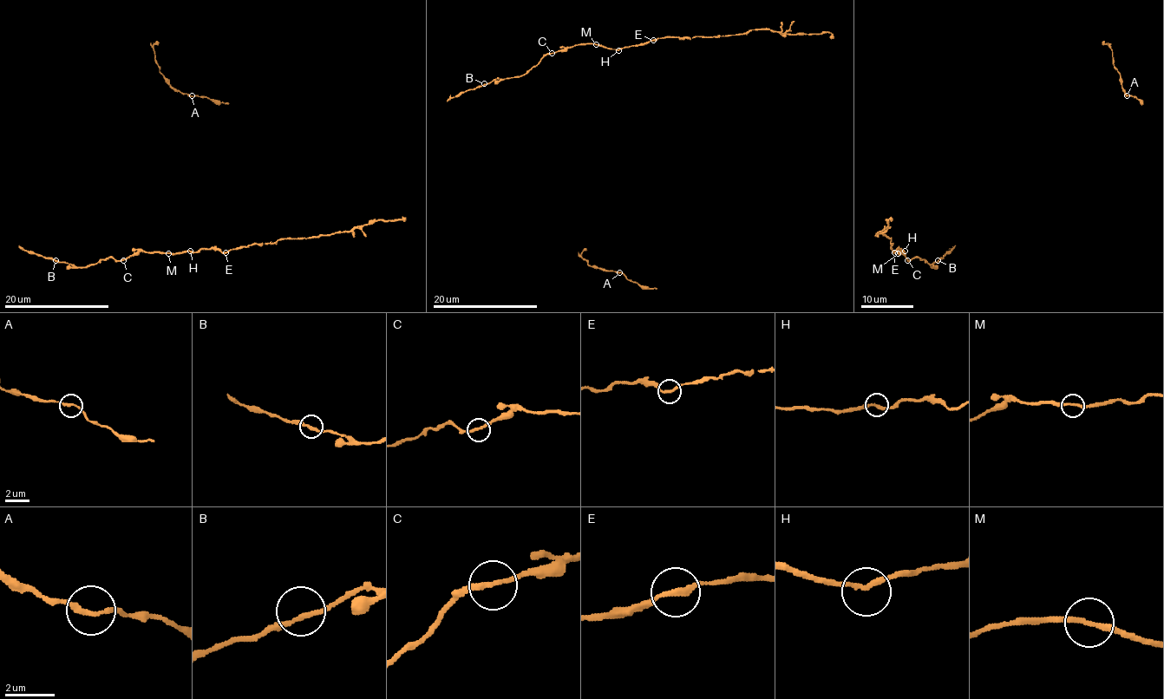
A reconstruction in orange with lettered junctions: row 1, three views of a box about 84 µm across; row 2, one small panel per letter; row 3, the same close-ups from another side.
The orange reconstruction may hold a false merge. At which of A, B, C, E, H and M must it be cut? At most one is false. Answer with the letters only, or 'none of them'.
none of them

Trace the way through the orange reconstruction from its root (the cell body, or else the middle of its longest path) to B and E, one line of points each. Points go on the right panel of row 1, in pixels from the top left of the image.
B: (905, 251), (898, 252), (908, 260), (920, 258), (931, 266), (938, 260)
E: (905, 251), (897, 250), (894, 252)

